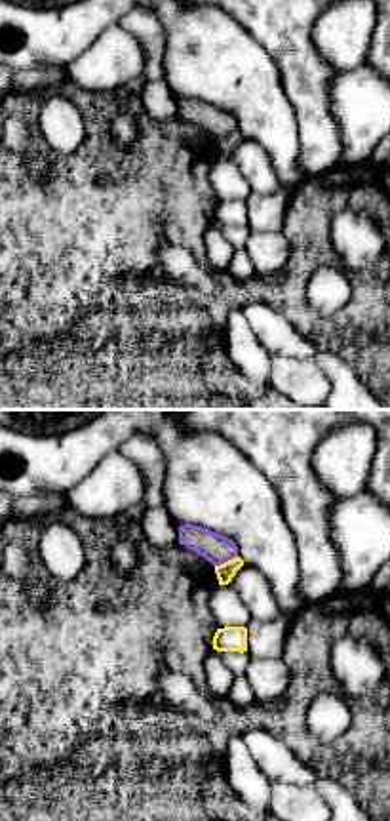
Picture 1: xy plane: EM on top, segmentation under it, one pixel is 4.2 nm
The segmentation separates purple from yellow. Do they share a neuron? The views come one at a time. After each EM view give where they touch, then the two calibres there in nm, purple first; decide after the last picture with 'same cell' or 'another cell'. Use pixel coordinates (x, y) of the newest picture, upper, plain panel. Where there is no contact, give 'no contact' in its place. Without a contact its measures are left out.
contact (225, 134); calibres 130 and 80 nm

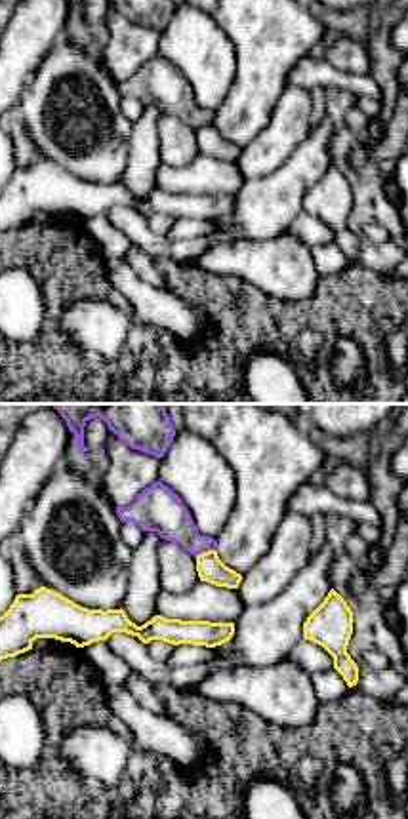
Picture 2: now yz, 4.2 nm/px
contact (204, 124); calibres 180 and 110 nm

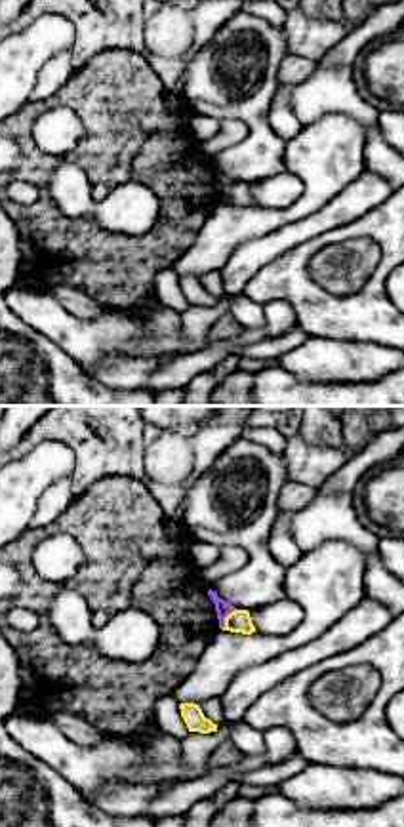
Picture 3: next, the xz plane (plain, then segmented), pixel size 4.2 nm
contact (225, 189); calibres 70 and 100 nm

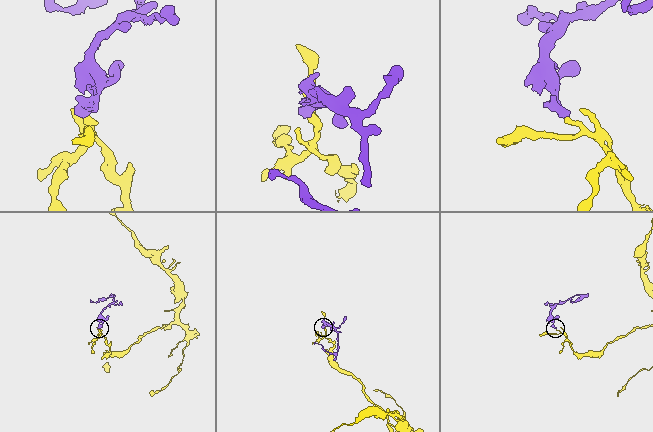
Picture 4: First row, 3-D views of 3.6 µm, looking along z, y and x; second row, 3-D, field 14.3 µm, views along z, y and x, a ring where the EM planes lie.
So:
another cell

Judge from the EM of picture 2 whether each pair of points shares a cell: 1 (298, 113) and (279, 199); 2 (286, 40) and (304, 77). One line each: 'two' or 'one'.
1: two
2: two

